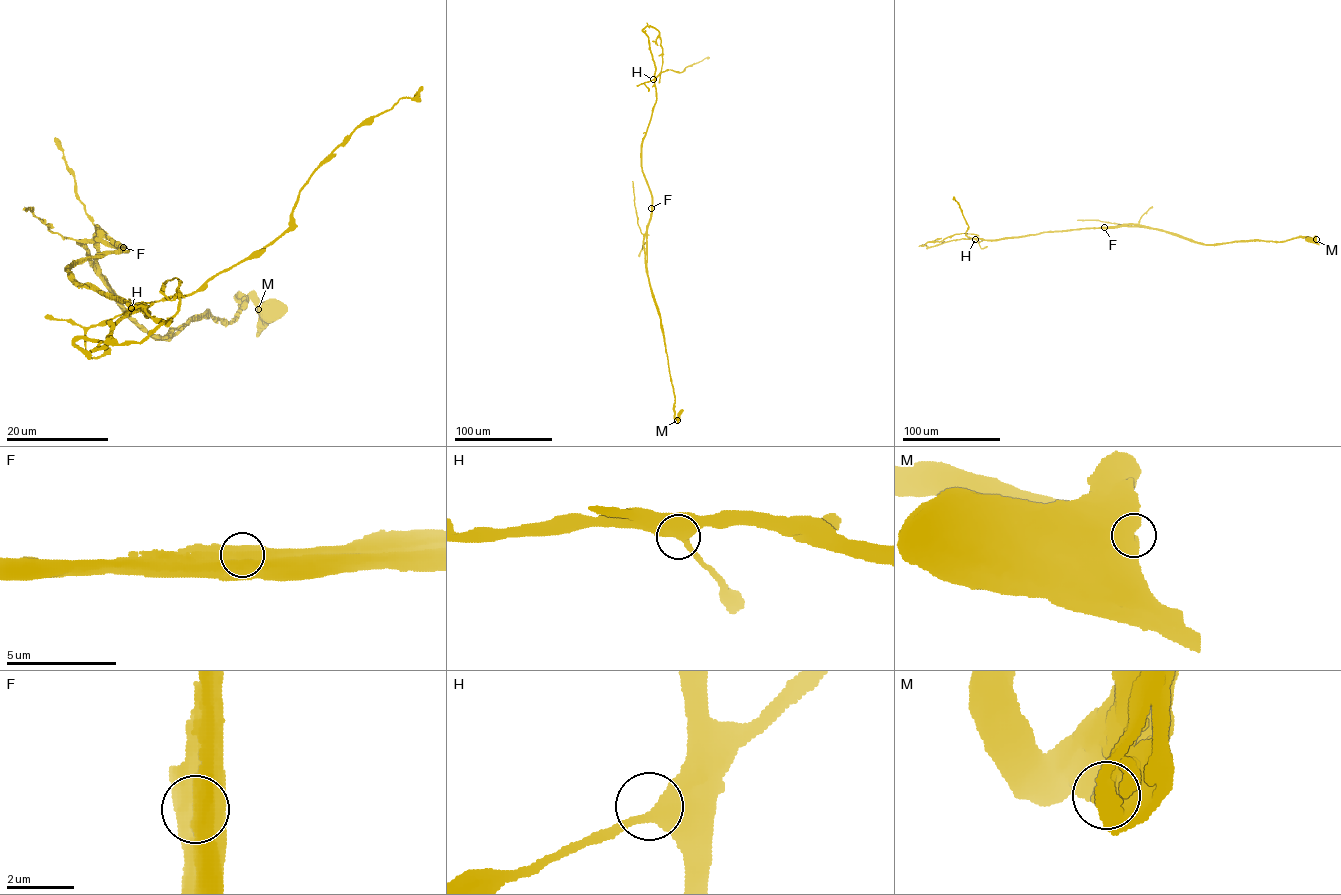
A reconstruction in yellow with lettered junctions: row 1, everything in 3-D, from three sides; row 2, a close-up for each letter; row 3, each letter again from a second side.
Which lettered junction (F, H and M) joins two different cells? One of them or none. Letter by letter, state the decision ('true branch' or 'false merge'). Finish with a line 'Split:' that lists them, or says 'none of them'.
F: false merge
H: true branch
M: true branch
Split: F

